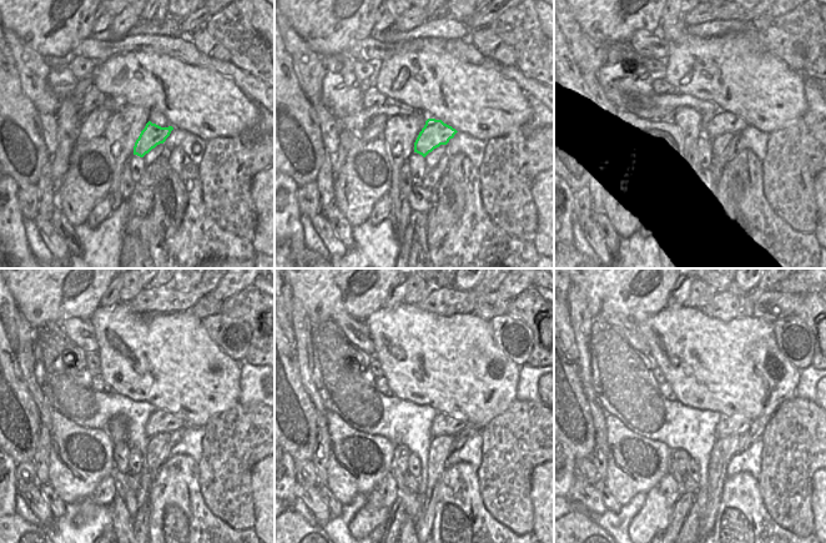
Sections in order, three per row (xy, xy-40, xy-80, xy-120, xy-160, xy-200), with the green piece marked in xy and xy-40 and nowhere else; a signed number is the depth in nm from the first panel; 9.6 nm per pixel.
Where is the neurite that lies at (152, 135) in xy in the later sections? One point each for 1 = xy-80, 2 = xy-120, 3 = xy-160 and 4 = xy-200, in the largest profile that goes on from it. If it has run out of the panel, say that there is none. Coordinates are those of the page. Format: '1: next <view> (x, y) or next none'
1: next xy-80 (721, 134)
2: next xy-120 (160, 422)
3: next xy-160 (443, 423)
4: next xy-200 (734, 426)

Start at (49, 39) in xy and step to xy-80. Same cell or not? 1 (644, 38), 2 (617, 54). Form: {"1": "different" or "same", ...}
{"1": "different", "2": "different"}

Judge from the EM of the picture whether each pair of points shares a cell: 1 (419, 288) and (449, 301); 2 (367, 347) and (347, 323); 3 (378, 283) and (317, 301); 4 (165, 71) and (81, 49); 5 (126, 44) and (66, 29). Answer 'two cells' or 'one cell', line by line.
1: two cells
2: one cell
3: one cell
4: two cells
5: two cells

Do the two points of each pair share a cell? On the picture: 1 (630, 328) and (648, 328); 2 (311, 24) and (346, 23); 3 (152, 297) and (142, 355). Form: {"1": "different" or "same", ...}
{"1": "different", "2": "same", "3": "different"}

